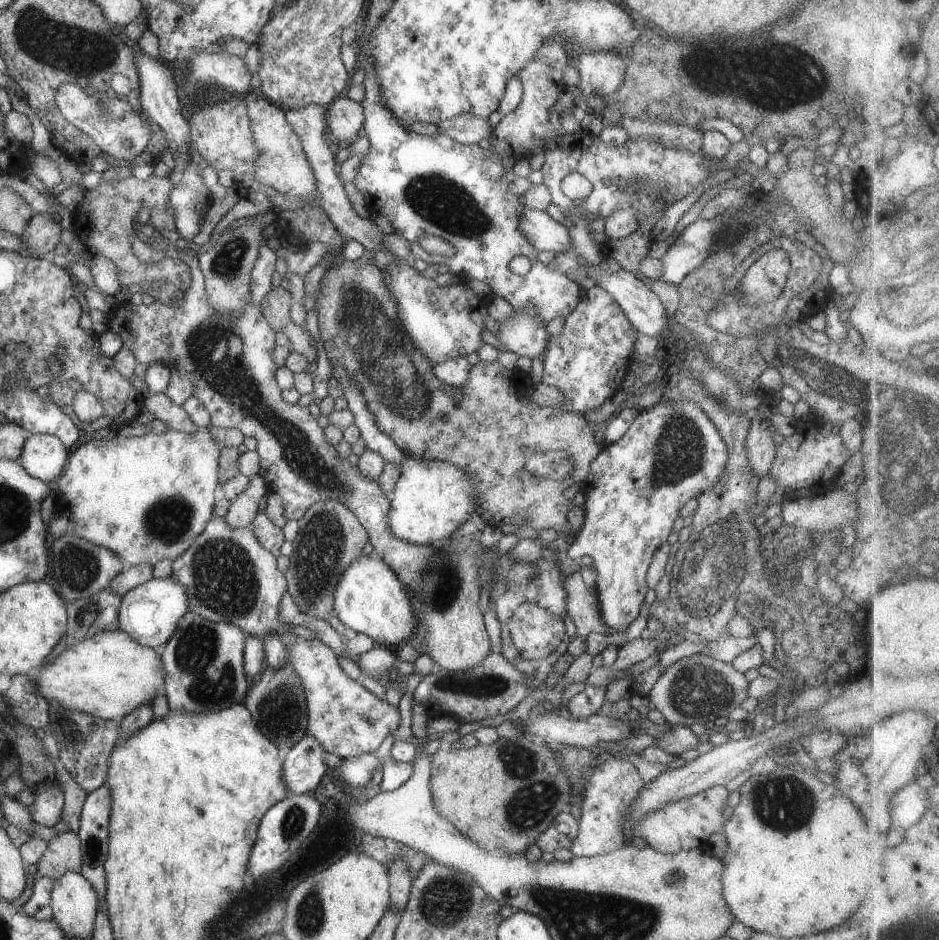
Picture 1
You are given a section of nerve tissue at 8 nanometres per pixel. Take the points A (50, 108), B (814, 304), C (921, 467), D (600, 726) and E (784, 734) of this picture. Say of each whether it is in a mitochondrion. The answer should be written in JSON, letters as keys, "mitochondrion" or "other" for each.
{"A":"other","B":"other","C":"mitochondrion","D":"other","E":"other"}

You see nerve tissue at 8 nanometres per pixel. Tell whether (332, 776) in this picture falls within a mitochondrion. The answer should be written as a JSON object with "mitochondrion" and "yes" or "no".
{"mitochondrion":"no"}

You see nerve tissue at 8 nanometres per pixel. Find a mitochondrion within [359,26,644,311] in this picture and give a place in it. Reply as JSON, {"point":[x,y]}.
{"point":[443,203]}

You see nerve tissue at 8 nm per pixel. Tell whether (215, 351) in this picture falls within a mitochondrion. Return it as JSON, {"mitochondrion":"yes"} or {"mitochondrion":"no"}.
{"mitochondrion":"yes"}

